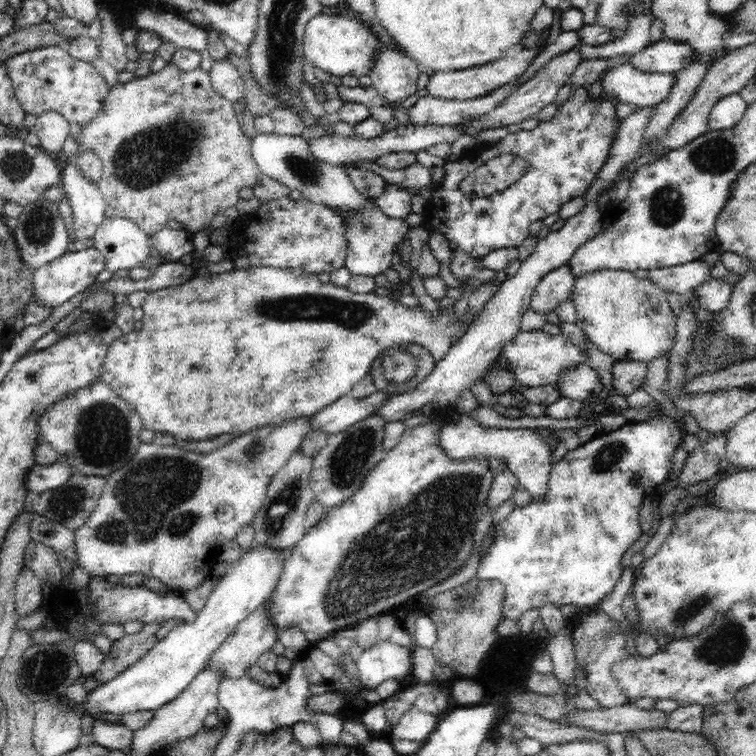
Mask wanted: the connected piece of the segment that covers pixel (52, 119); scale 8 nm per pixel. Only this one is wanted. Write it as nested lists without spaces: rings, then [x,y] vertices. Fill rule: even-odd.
[[[44,112],[37,116],[35,125],[30,130],[38,136],[40,148],[52,155],[61,158],[64,142],[70,134],[70,123],[57,112]]]

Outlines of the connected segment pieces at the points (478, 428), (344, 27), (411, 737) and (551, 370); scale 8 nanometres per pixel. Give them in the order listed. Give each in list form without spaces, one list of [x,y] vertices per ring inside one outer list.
[[[460,414],[454,422],[446,423],[439,432],[439,447],[446,453],[451,460],[466,460],[466,458],[474,458],[477,456],[480,460],[499,460],[505,464],[510,472],[518,477],[520,486],[524,487],[534,499],[542,499],[547,491],[548,483],[547,478],[550,474],[552,464],[552,450],[546,443],[547,439],[544,439],[540,433],[536,433],[533,429],[529,428],[495,428],[495,427],[483,427],[473,419],[469,414]]]
[[[318,14],[313,16],[305,26],[303,38],[303,56],[308,64],[328,72],[332,76],[366,76],[372,68],[377,50],[382,42],[369,28],[358,22],[358,19],[342,17],[339,14]]]
[[[413,704],[402,714],[398,723],[390,727],[387,734],[389,738],[416,742],[420,746],[432,735],[437,722],[437,715],[420,712]]]
[[[533,330],[530,332],[518,332],[514,340],[510,340],[504,345],[501,354],[507,360],[507,366],[511,368],[513,377],[522,386],[542,386],[552,384],[555,386],[559,379],[559,374],[565,369],[573,367],[576,363],[583,363],[588,359],[579,346],[570,342],[562,334],[548,335],[542,330]]]

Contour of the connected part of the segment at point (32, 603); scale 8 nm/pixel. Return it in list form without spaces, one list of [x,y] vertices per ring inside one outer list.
[[[22,567],[15,584],[15,609],[19,618],[44,606],[42,584],[30,567]]]

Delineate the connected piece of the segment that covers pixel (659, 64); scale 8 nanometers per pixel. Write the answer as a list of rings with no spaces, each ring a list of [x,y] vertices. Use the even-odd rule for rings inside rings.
[[[660,40],[633,54],[629,64],[644,72],[673,74],[692,62],[693,48],[675,40]]]

